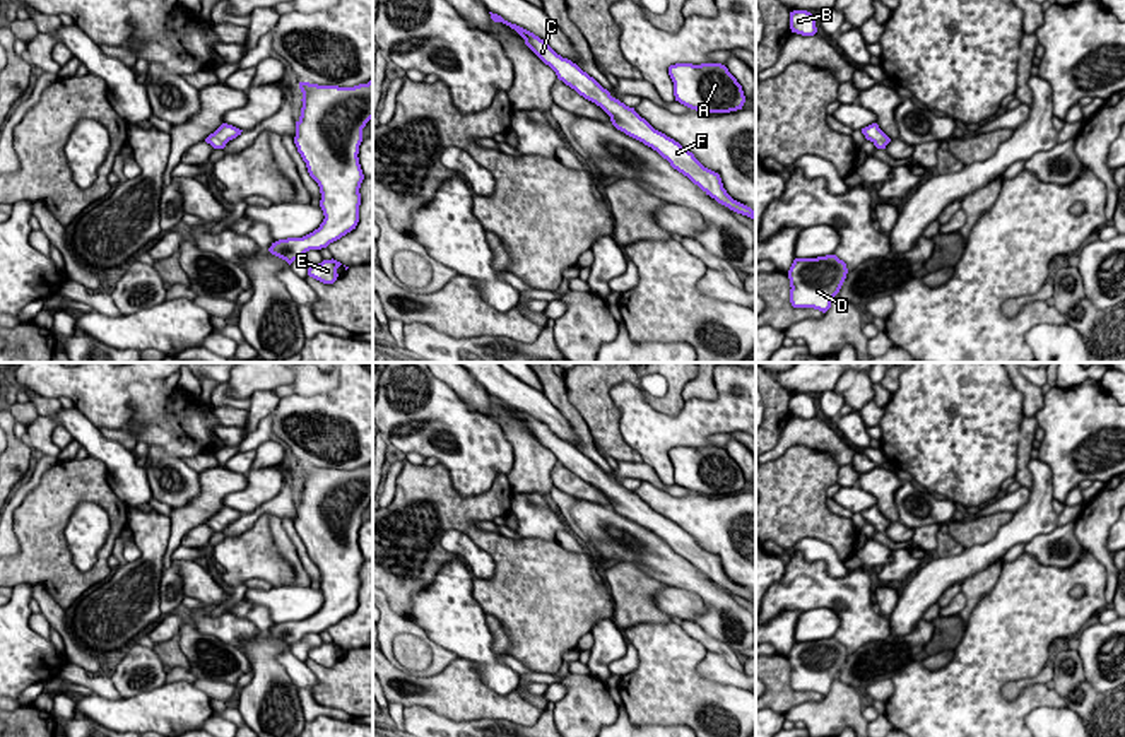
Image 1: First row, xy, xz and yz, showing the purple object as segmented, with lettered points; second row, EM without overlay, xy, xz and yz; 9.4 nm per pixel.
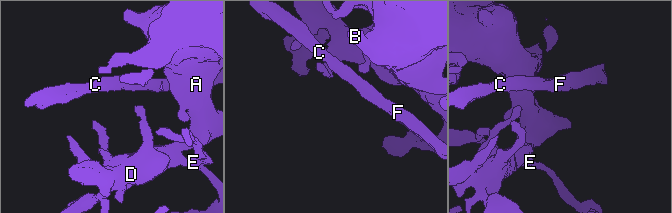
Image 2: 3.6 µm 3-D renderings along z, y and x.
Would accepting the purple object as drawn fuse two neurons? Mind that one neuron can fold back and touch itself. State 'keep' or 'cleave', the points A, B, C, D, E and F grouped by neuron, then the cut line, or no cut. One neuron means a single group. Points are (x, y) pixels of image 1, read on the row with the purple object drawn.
keep | A B C D E F | no cut

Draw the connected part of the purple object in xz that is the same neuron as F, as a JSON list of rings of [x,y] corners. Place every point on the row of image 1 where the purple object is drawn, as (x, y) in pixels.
[[[489,14],[494,22],[503,22],[515,29],[525,39],[525,44],[556,72],[559,80],[574,89],[585,99],[600,106],[610,116],[610,121],[617,130],[657,150],[670,162],[674,169],[687,176],[718,203],[756,221],[756,212],[751,207],[733,200],[723,188],[720,174],[704,168],[692,152],[665,133],[655,130],[634,111],[634,108],[629,108],[619,99],[612,97],[610,92],[604,89],[593,77],[583,72],[571,60],[557,55],[544,39],[516,24],[504,21],[498,14]]]

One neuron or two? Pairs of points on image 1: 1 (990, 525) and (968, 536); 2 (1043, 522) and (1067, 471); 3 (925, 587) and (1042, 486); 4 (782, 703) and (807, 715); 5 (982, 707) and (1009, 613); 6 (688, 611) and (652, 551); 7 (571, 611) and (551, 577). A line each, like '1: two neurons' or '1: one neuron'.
1: one neuron
2: two neurons
3: one neuron
4: two neurons
5: one neuron
6: two neurons
7: one neuron

